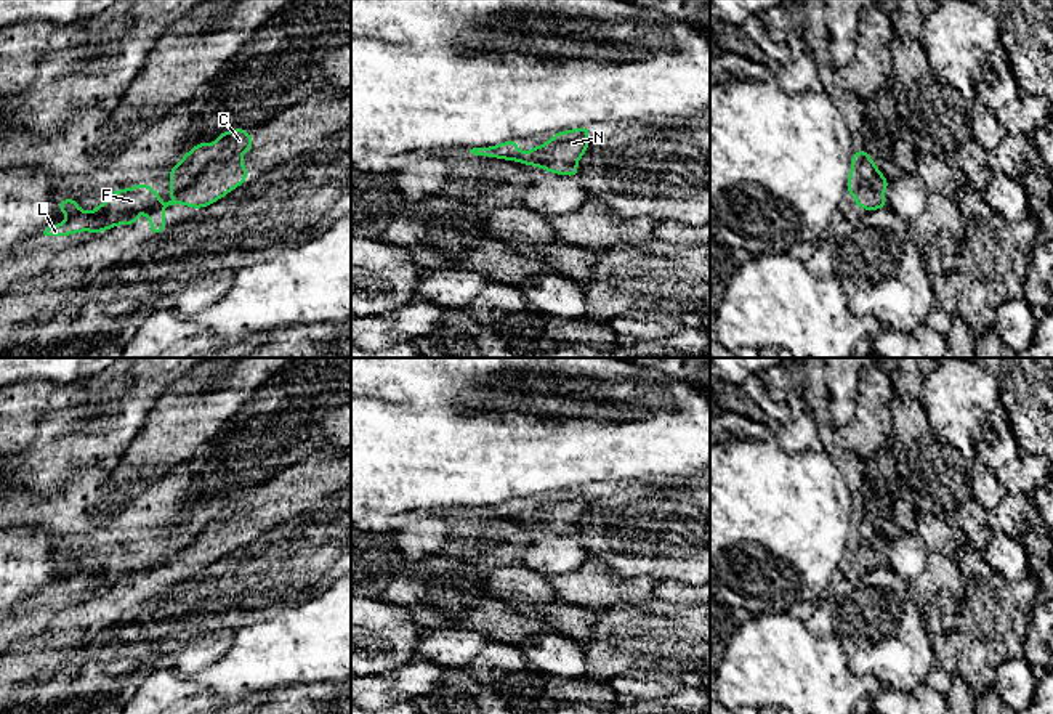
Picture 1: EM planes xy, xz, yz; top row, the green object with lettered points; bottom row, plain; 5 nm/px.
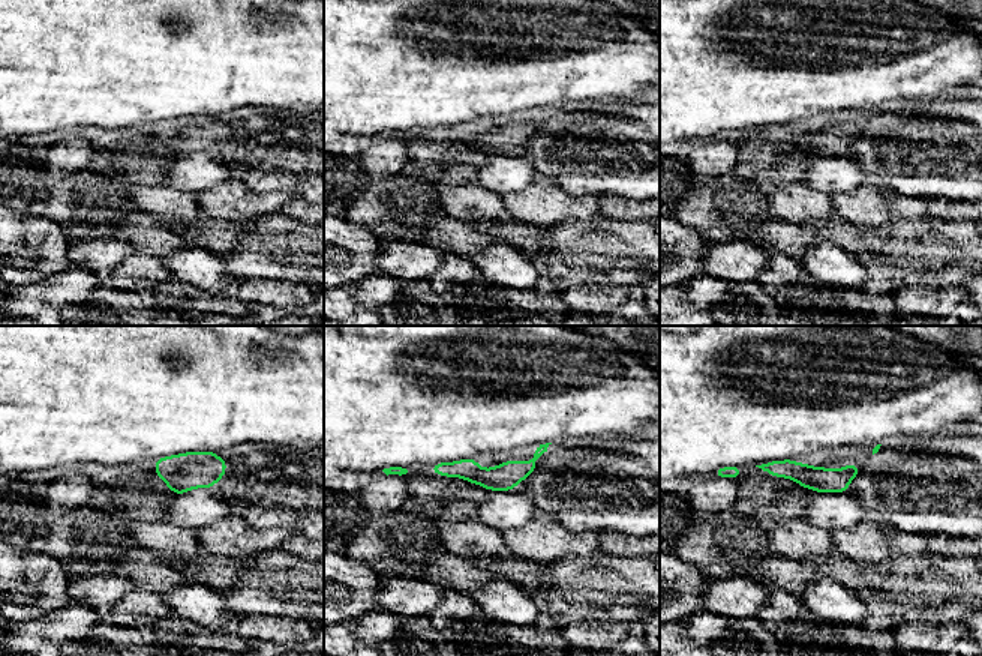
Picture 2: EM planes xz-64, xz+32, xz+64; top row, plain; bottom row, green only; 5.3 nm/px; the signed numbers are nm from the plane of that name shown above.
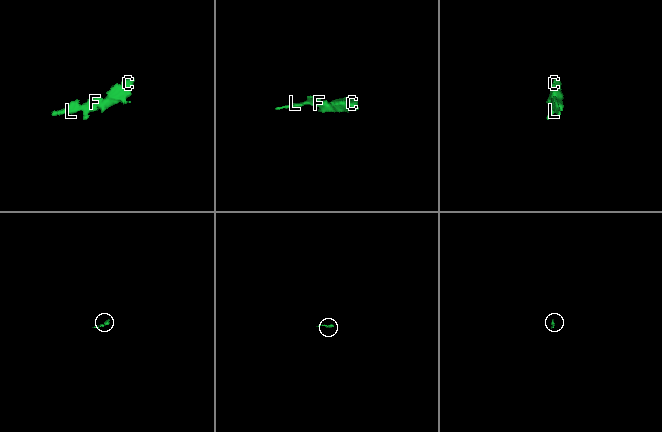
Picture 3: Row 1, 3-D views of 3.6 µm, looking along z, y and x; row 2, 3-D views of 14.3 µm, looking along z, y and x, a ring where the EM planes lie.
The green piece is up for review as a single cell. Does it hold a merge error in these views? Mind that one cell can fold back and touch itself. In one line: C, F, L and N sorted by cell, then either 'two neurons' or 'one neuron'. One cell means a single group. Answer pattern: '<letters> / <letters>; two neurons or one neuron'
C F L N; one neuron

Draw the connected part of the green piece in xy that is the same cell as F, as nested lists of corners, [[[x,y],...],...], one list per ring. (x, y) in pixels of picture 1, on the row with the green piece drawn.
[[[240,125],[220,133],[212,144],[197,143],[170,170],[168,193],[175,197],[165,204],[159,202],[160,194],[147,183],[112,191],[93,212],[80,210],[75,197],[63,199],[58,209],[67,220],[43,228],[38,236],[71,236],[80,231],[95,236],[119,225],[135,225],[141,210],[146,212],[152,236],[157,236],[167,228],[163,210],[168,205],[184,204],[196,210],[208,207],[247,181],[247,165],[240,156],[252,149],[253,138]]]

